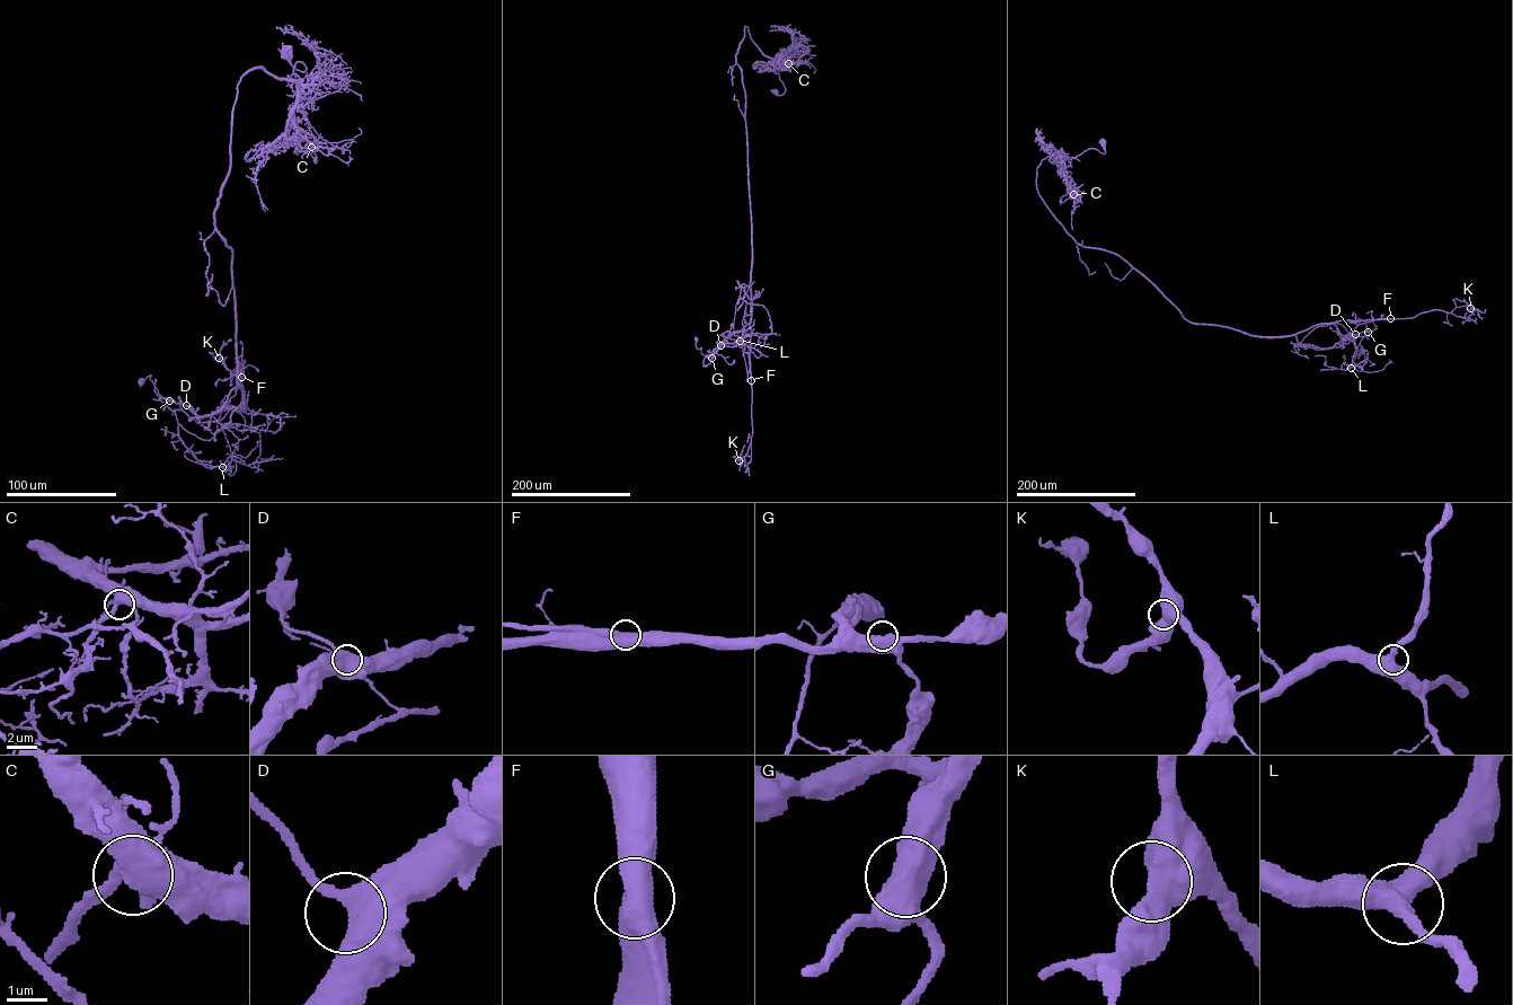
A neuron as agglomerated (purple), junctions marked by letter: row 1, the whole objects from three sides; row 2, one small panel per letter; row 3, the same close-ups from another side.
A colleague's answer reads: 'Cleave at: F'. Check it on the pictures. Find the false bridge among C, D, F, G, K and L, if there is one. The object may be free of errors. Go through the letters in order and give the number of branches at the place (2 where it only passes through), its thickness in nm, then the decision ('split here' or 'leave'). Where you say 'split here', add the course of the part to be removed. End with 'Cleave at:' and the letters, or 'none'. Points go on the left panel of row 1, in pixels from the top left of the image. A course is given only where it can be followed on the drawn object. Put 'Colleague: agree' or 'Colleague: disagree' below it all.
C: 2 branches meet; 550 nm thick; leave
D: 2 branches meet; 550 nm thick; leave
F: 2 branches meet; 650 nm thick; split here; foreign part runs (241, 377), (209, 440), (179, 424), (177, 429), (196, 459), (226, 465), (230, 475), (236, 469), (233, 452)
G: 2 branches meet; 600 nm thick; leave
K: 2 branches meet; 600 nm thick; leave
L: 2 branches meet; 550 nm thick; leave
Cleave at: F
Colleague: agree

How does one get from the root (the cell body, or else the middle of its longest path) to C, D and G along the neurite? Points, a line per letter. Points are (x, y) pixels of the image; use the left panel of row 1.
C: (286, 52), (295, 69), (304, 71), (306, 67), (297, 62), (288, 79), (297, 84), (292, 123), (311, 147)
D: (286, 52), (304, 71), (238, 85), (214, 211), (244, 411), (241, 386), (210, 414), (186, 405)
G: (286, 52), (304, 71), (238, 85), (214, 211), (244, 411), (241, 386), (202, 416), (169, 400)

